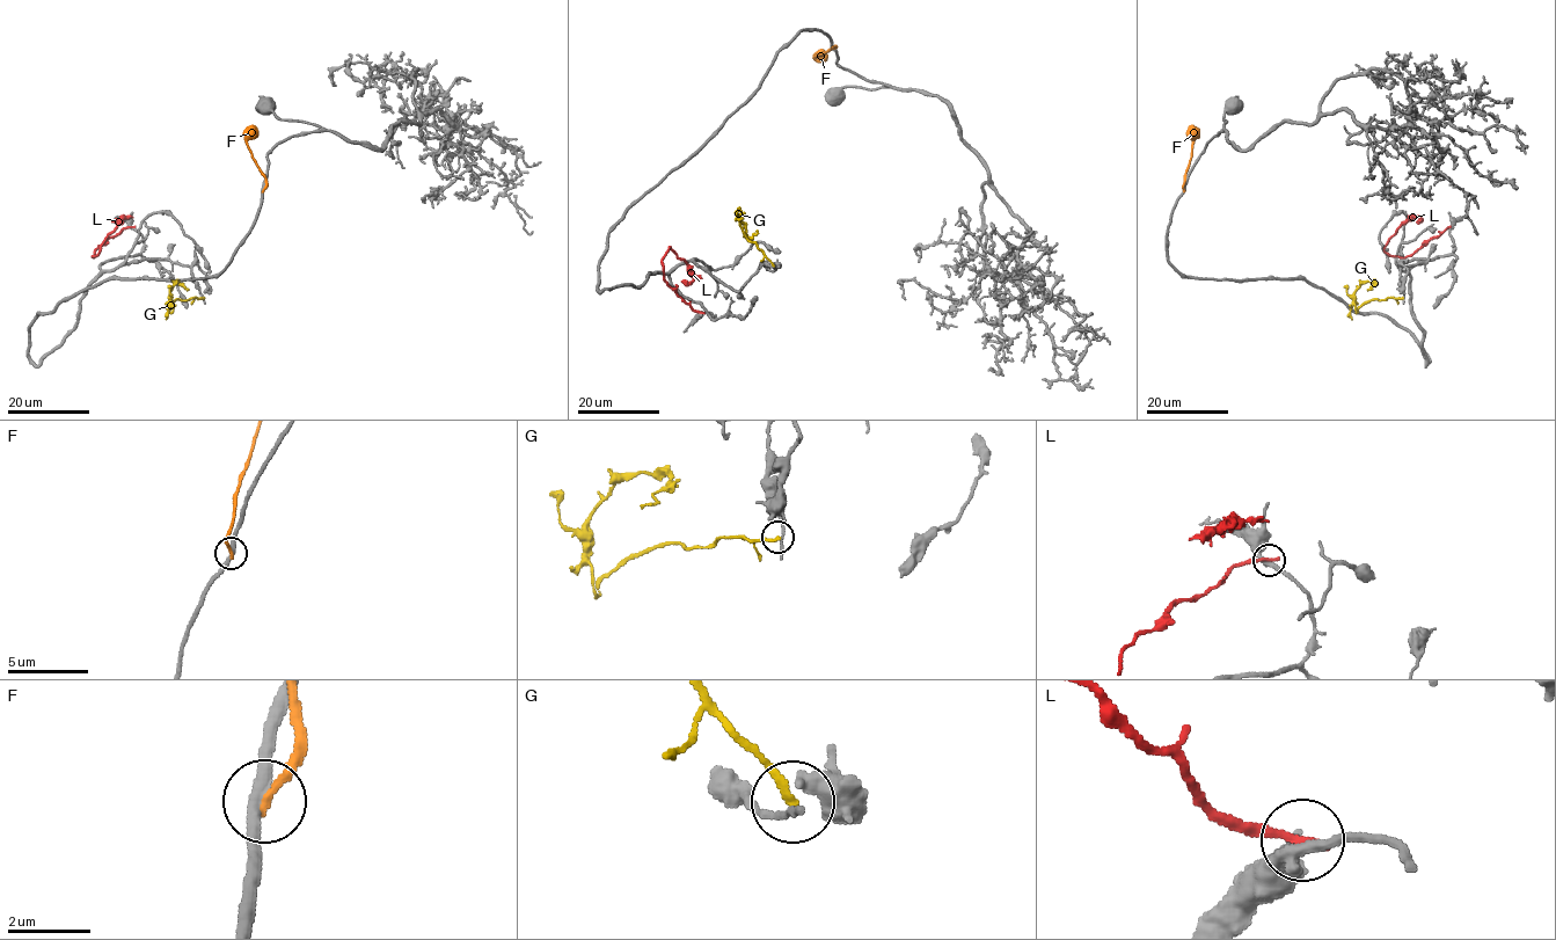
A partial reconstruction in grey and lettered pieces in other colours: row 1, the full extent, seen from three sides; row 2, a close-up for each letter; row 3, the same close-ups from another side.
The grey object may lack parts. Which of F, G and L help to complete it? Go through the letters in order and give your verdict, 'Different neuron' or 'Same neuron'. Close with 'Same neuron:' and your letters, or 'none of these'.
F: Different neuron
G: Different neuron
L: Different neuron
Same neuron: none of these

